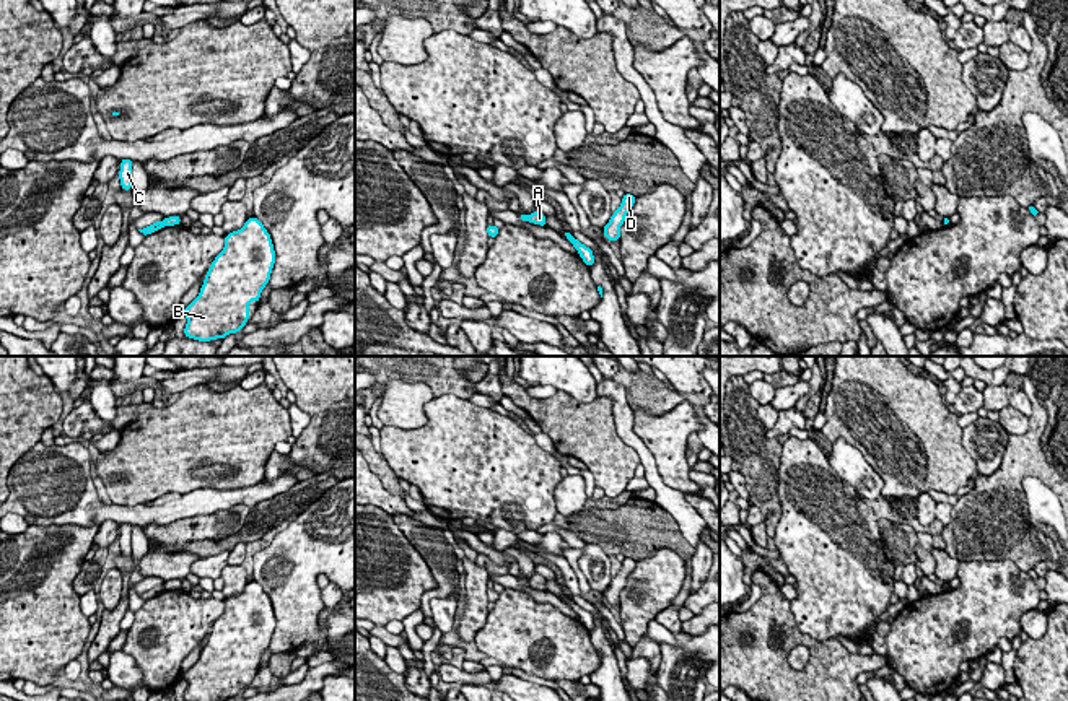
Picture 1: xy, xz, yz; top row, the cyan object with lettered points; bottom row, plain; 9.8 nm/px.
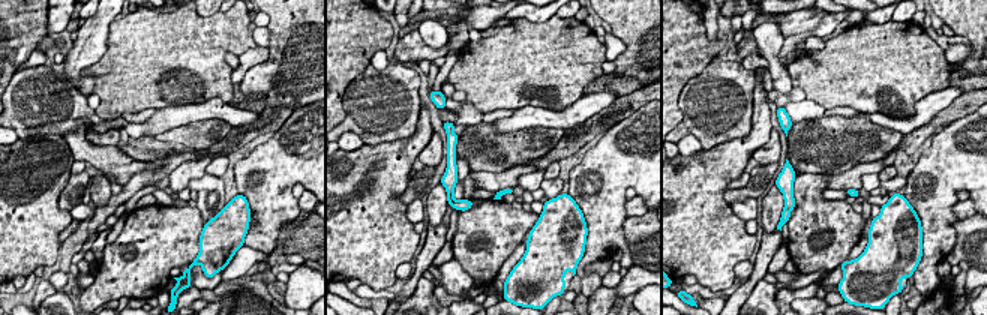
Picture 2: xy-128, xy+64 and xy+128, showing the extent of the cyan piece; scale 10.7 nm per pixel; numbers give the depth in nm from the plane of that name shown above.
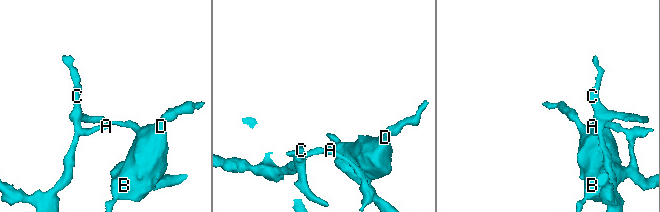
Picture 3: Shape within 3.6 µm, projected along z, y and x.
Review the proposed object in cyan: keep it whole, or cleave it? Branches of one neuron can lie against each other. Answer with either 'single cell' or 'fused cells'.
fused cells

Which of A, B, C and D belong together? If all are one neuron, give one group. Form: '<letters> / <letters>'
A B D / C

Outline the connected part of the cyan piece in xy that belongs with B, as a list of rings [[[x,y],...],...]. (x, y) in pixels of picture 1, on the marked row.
[[[256,216],[247,218],[241,229],[225,236],[225,247],[213,259],[199,296],[182,309],[187,317],[184,337],[210,342],[238,333],[249,320],[249,304],[260,301],[260,293],[269,285],[274,265],[275,250],[269,231]]]

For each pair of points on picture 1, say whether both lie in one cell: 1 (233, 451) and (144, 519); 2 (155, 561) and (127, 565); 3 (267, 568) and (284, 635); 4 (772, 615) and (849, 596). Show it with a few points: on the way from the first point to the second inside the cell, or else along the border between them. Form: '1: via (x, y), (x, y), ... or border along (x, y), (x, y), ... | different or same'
1: border along (220, 488), (196, 488), (183, 495) | different
2: via (148, 565), (134, 565) | same
3: via (284, 584), (285, 618) | same
4: border along (788, 600), (793, 622), (814, 640) | different

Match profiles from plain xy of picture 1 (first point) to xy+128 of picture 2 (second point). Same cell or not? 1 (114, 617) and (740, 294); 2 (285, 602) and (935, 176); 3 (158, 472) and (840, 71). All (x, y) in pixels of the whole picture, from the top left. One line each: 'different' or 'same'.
1: same
2: same
3: same

